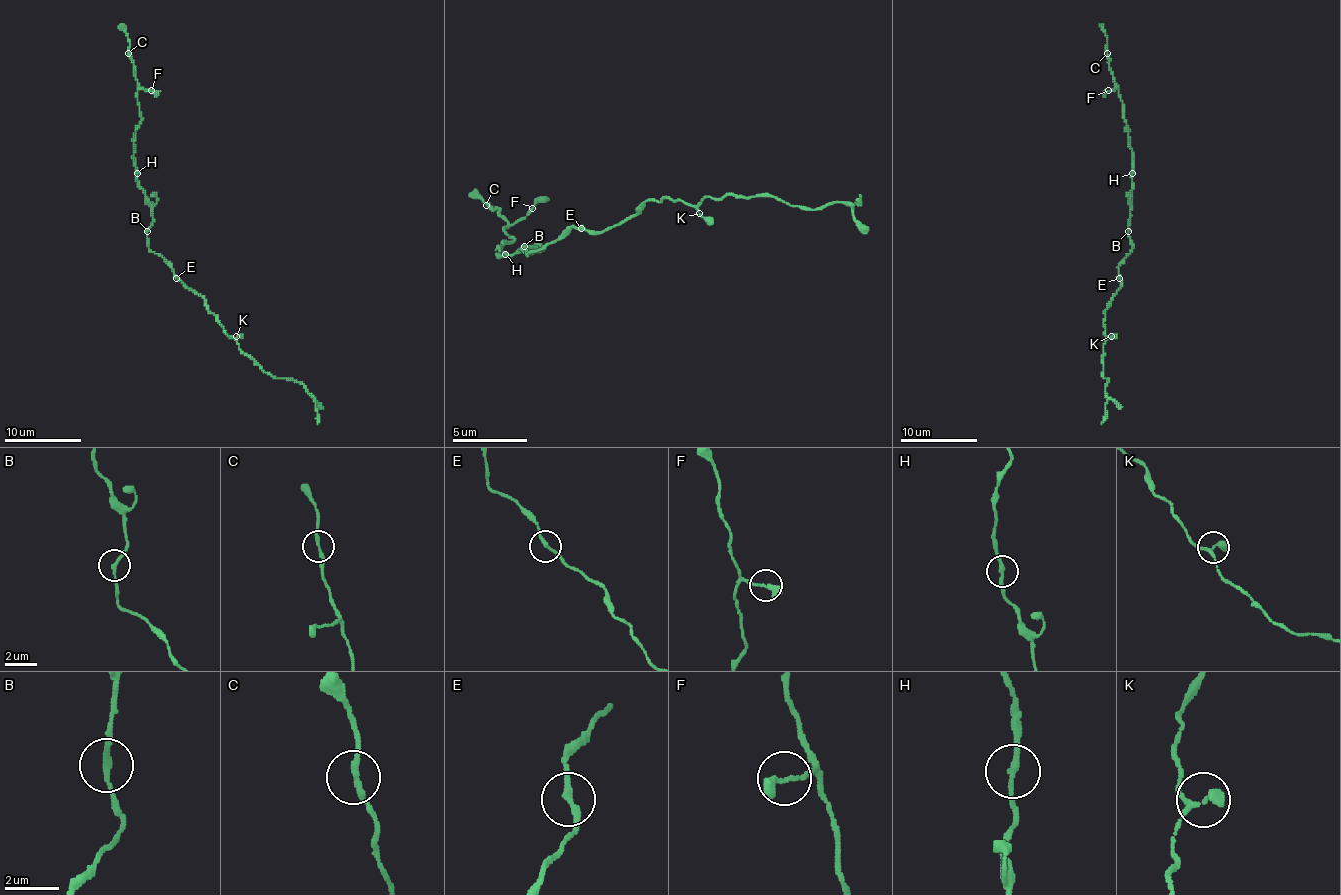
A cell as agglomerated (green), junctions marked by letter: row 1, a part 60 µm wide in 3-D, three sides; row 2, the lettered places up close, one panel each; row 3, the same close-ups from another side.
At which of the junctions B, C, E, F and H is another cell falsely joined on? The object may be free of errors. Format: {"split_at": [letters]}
{"split_at": []}

